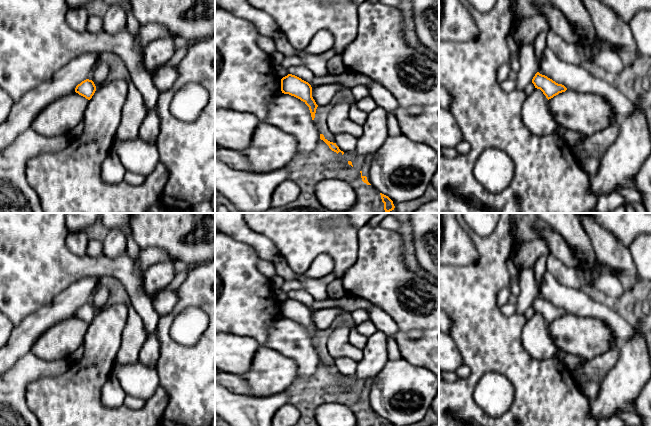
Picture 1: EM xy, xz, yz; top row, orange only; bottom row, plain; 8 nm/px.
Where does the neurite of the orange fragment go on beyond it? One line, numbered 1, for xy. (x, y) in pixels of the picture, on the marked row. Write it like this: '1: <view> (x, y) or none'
1: none

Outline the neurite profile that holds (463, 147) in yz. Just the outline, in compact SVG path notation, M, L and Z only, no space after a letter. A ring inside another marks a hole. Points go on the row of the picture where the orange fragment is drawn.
M463 140L461 141L455 149L462 155L466 155L470 151L470 144L468 141Z

